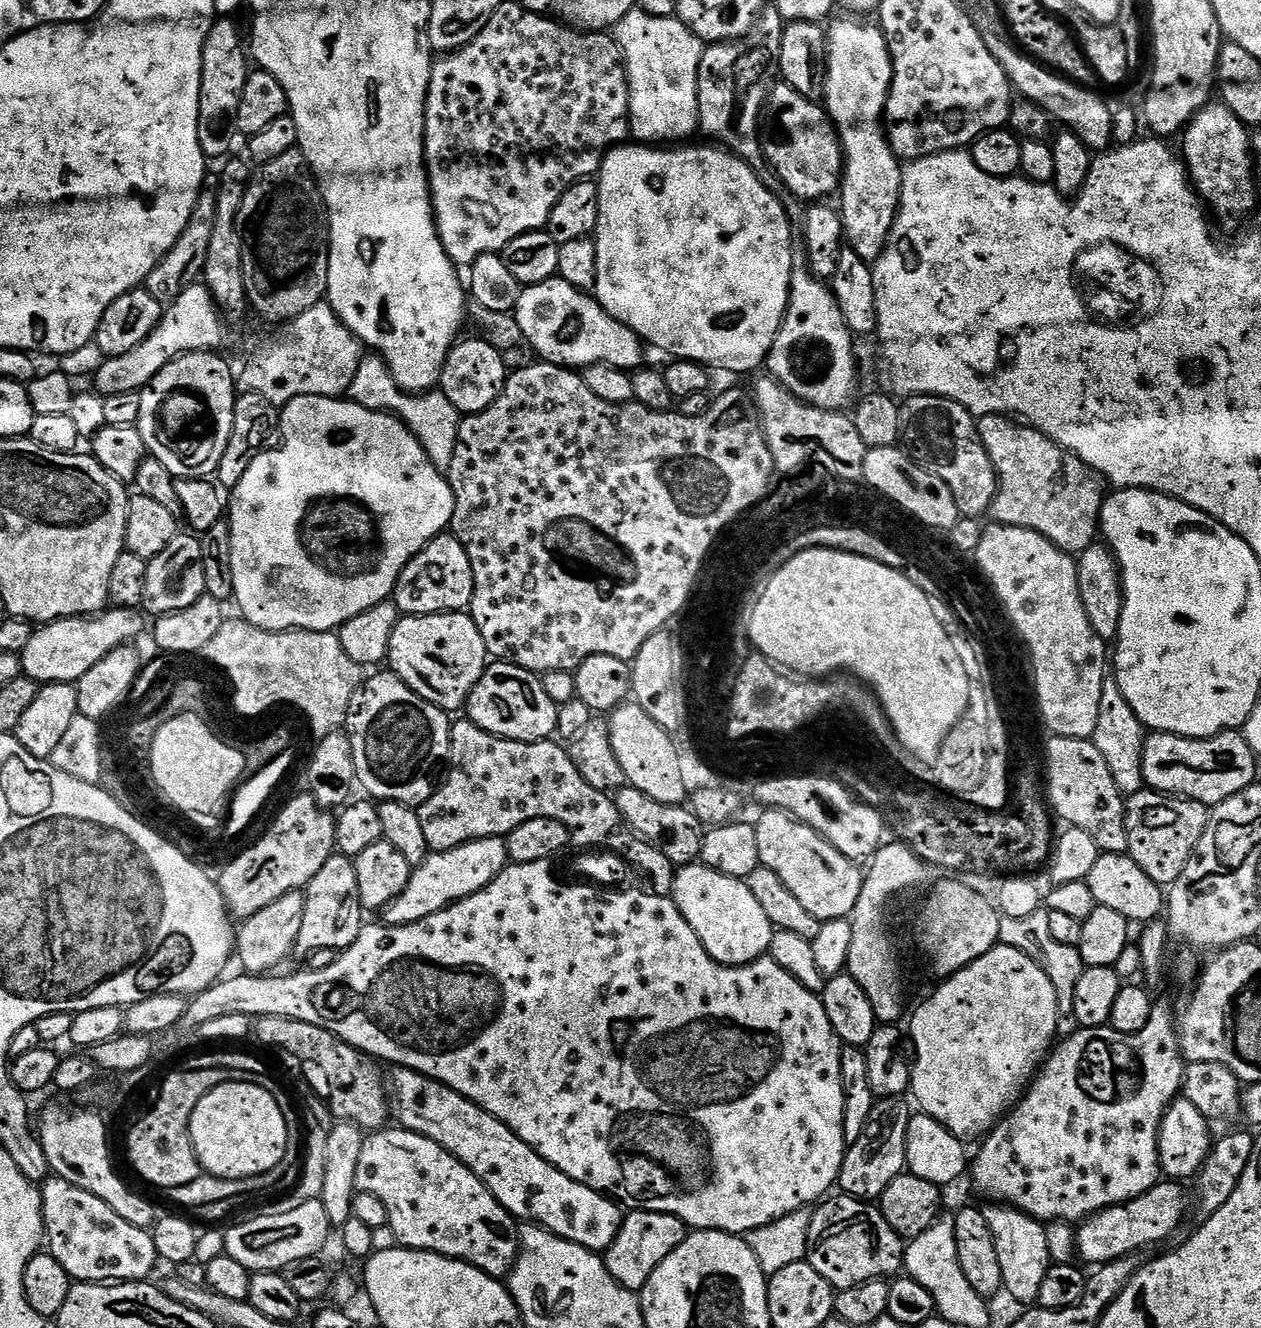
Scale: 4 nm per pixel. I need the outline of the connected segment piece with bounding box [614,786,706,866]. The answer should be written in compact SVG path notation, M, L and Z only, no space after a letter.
M631 786L619 789L614 799L621 818L624 819L625 825L632 829L632 833L657 848L662 854L666 854L666 858L674 866L695 864L699 861L706 828L692 812L691 807L684 804L654 802L654 798Z

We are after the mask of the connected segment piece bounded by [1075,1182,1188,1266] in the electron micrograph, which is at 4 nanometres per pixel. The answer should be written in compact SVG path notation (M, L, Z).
M1161 1182L1149 1192L1125 1204L1116 1204L1113 1208L1104 1208L1095 1212L1079 1225L1075 1233L1075 1251L1079 1259L1084 1259L1091 1266L1109 1264L1121 1260L1124 1256L1139 1253L1139 1248L1147 1244L1156 1244L1172 1232L1172 1227L1180 1220L1180 1215L1187 1210L1184 1192L1179 1183Z

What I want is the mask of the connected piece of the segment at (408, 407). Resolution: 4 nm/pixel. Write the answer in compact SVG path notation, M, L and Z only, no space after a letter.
M365 355L364 361L358 366L358 374L354 374L354 382L350 382L350 390L346 393L347 399L362 406L366 410L387 412L397 416L418 438L425 454L430 458L438 471L447 473L450 462L454 458L454 446L458 442L458 430L462 413L446 398L446 394L439 390L422 393L407 392L400 388L392 377L386 361L379 355Z

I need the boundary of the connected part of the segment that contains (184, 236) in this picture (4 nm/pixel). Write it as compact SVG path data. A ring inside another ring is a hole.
M205 175L204 187L200 190L200 197L195 210L192 212L188 228L182 230L178 242L174 242L174 246L161 258L158 266L154 266L154 270L150 270L150 274L144 280L142 287L148 291L150 298L154 298L154 302L158 302L162 306L174 303L185 288L203 273L206 266L206 250L210 250L211 229L216 221L216 211L218 210L216 189L219 187L219 175Z

